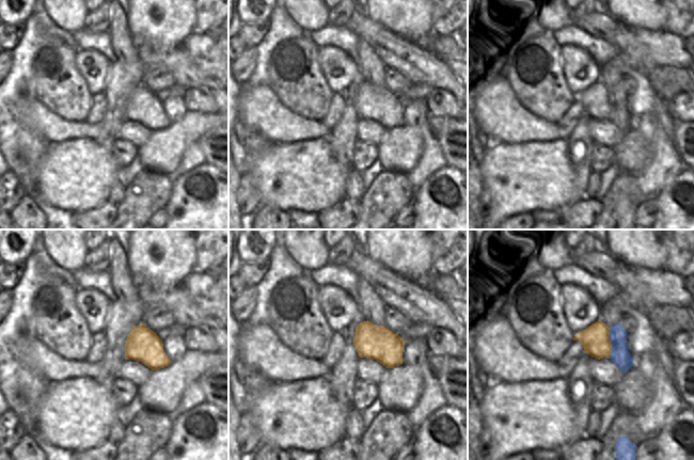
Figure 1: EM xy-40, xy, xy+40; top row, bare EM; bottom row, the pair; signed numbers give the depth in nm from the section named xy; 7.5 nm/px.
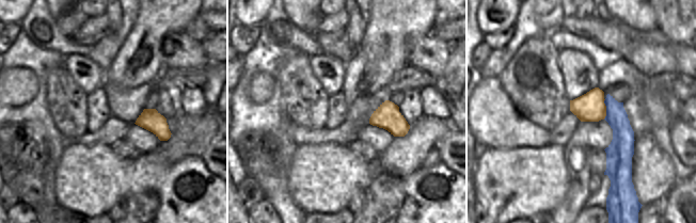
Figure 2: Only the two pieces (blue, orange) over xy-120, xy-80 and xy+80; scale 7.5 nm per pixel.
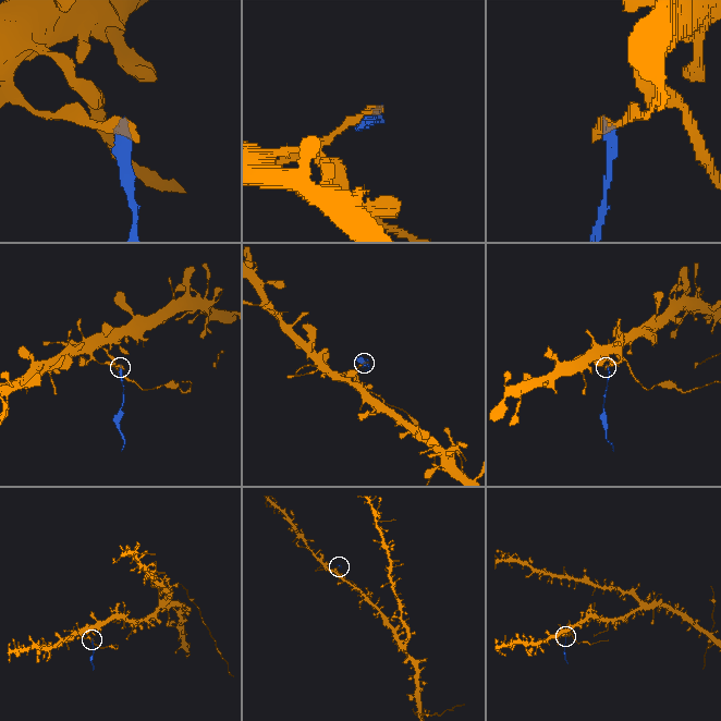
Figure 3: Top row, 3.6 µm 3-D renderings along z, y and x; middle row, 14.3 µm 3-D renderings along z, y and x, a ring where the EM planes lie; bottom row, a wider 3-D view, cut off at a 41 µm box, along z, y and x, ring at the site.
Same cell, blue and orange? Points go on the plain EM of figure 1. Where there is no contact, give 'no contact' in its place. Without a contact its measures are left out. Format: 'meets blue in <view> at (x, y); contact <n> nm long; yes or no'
meets blue in xy+40 at (611, 104); contact 240 nm long; no

